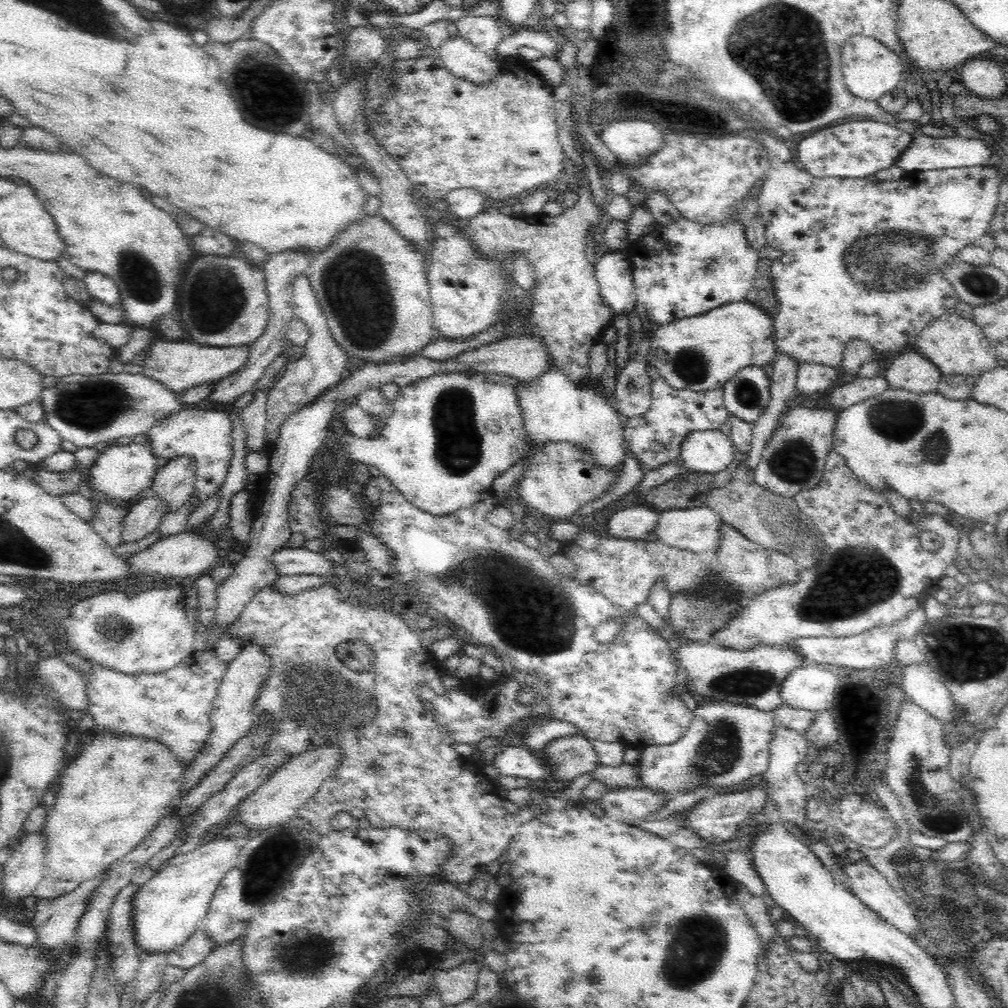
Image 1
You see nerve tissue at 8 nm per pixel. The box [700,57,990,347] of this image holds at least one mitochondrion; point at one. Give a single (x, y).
(881, 257)

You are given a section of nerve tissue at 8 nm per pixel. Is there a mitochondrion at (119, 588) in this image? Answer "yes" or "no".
no

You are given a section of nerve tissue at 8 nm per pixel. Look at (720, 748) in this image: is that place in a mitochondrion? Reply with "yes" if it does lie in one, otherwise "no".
yes

